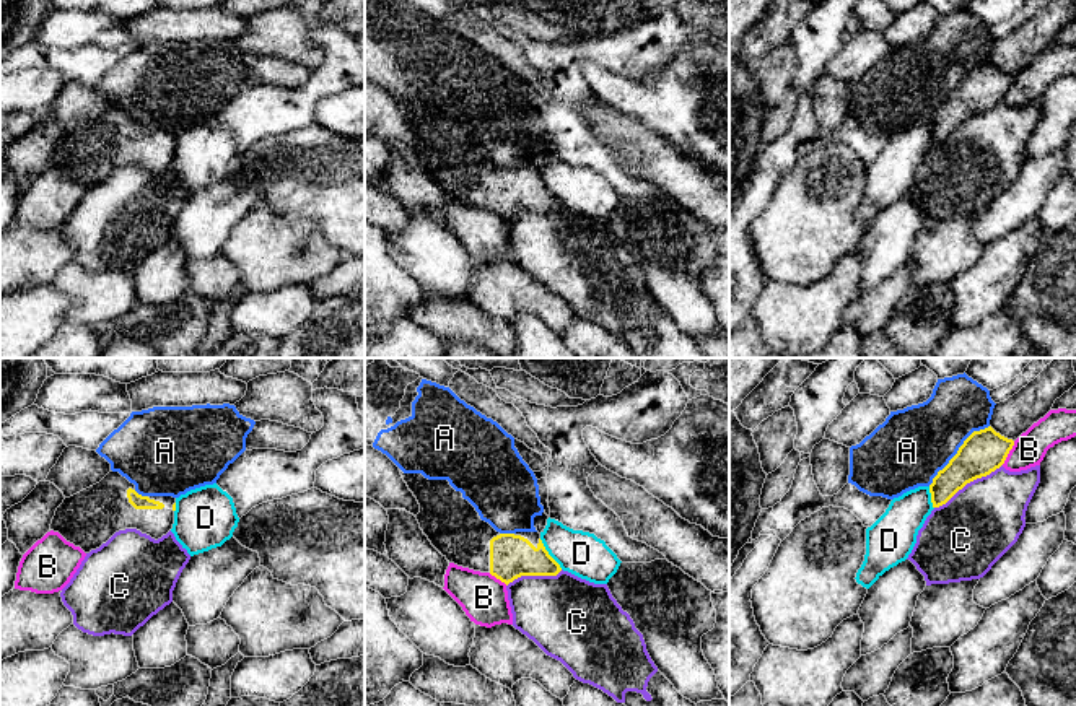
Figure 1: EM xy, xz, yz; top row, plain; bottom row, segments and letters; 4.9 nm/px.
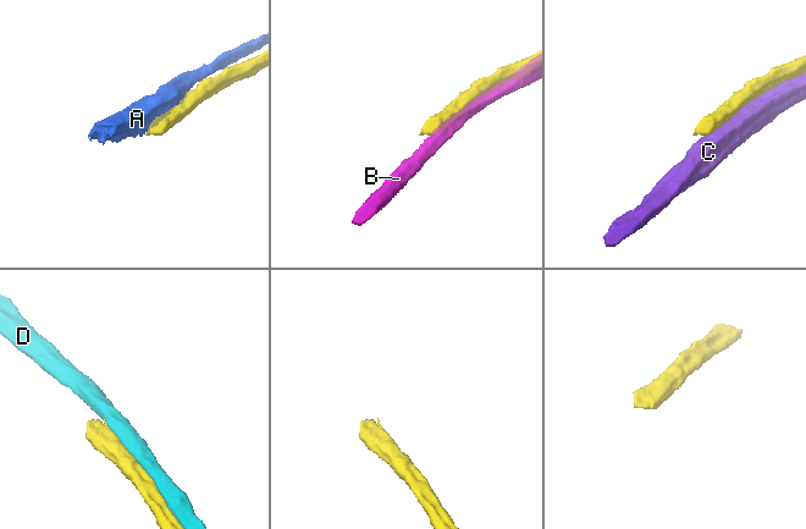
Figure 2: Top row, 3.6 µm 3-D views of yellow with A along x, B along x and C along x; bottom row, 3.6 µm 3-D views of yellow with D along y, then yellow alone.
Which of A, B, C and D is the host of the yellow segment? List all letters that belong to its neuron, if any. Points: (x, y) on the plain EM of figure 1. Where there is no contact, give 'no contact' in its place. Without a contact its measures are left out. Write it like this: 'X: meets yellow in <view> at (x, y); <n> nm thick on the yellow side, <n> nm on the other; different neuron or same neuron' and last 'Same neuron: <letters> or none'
A: meets yellow in yz at (957, 87); 220 nm thick on the yellow side, 360 nm on the other; different neuron
B: meets yellow in yz at (1008, 88); 220 nm thick on the yellow side, 160 nm on the other; different neuron
C: meets yellow in yz at (967, 117); 220 nm thick on the yellow side, 380 nm on the other; different neuron
D: meets yellow in xz at (547, 189); 220 nm thick on the yellow side, 220 nm on the other; different neuron
Same neuron: none

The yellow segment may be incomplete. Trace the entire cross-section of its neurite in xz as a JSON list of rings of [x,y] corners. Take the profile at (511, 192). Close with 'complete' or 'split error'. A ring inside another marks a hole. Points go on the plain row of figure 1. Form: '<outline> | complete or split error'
[[[402,106],[400,111],[420,140],[420,164],[449,198],[490,208],[506,221],[521,211],[557,211],[562,207],[539,168],[500,169],[448,115]]] | split error

